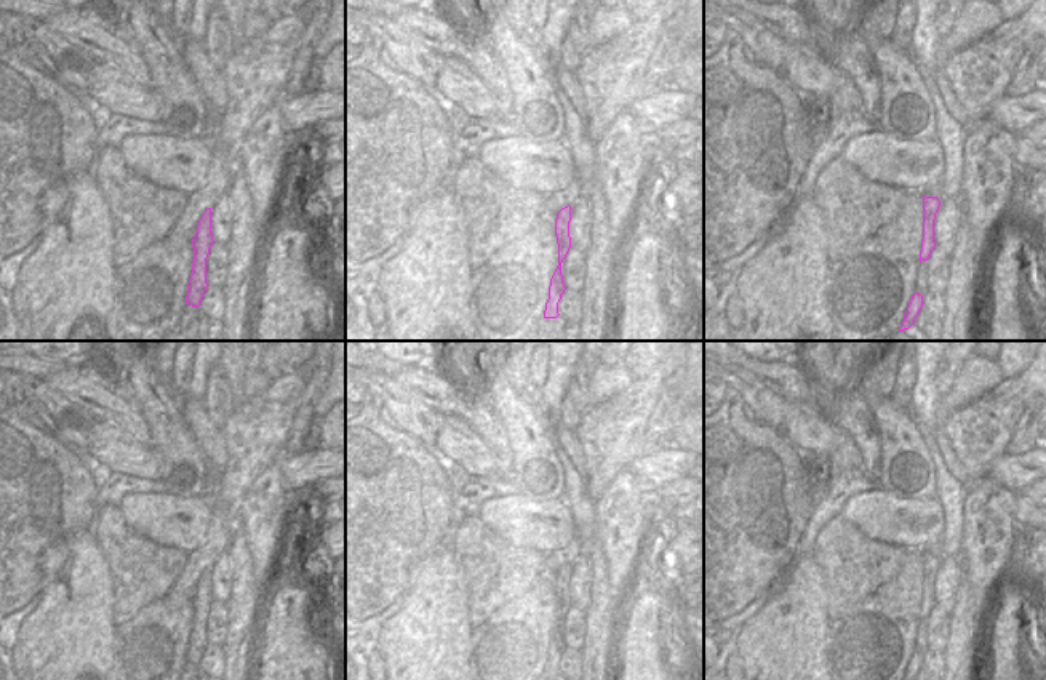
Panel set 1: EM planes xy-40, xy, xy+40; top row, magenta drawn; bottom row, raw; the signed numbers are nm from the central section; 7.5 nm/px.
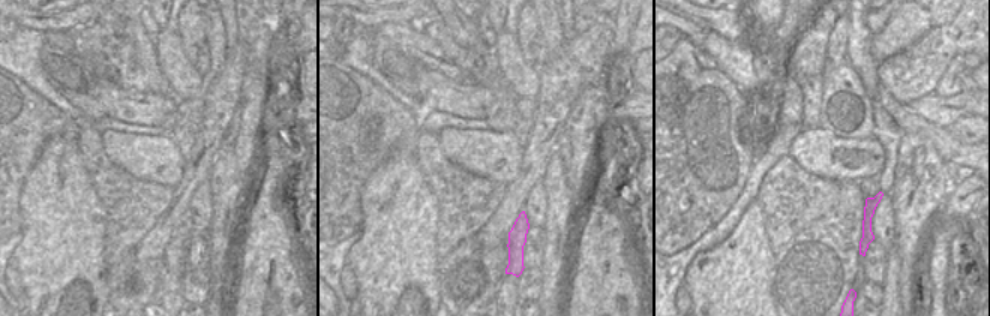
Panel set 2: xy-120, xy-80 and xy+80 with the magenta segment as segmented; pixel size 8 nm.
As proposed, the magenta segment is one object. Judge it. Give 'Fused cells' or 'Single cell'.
Fused cells.

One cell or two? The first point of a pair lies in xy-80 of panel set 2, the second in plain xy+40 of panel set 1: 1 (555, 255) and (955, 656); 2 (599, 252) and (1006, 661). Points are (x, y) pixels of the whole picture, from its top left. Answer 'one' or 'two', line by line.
1: one
2: one

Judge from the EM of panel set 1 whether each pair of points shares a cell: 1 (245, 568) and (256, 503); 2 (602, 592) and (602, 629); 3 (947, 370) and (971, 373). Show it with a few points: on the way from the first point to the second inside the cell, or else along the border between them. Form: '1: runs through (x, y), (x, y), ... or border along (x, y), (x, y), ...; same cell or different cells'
1: border along (237, 517), (258, 584); different cells
2: runs through (602, 602), (602, 620); same cell
3: border along (968, 357), (952, 386), (941, 397); different cells

